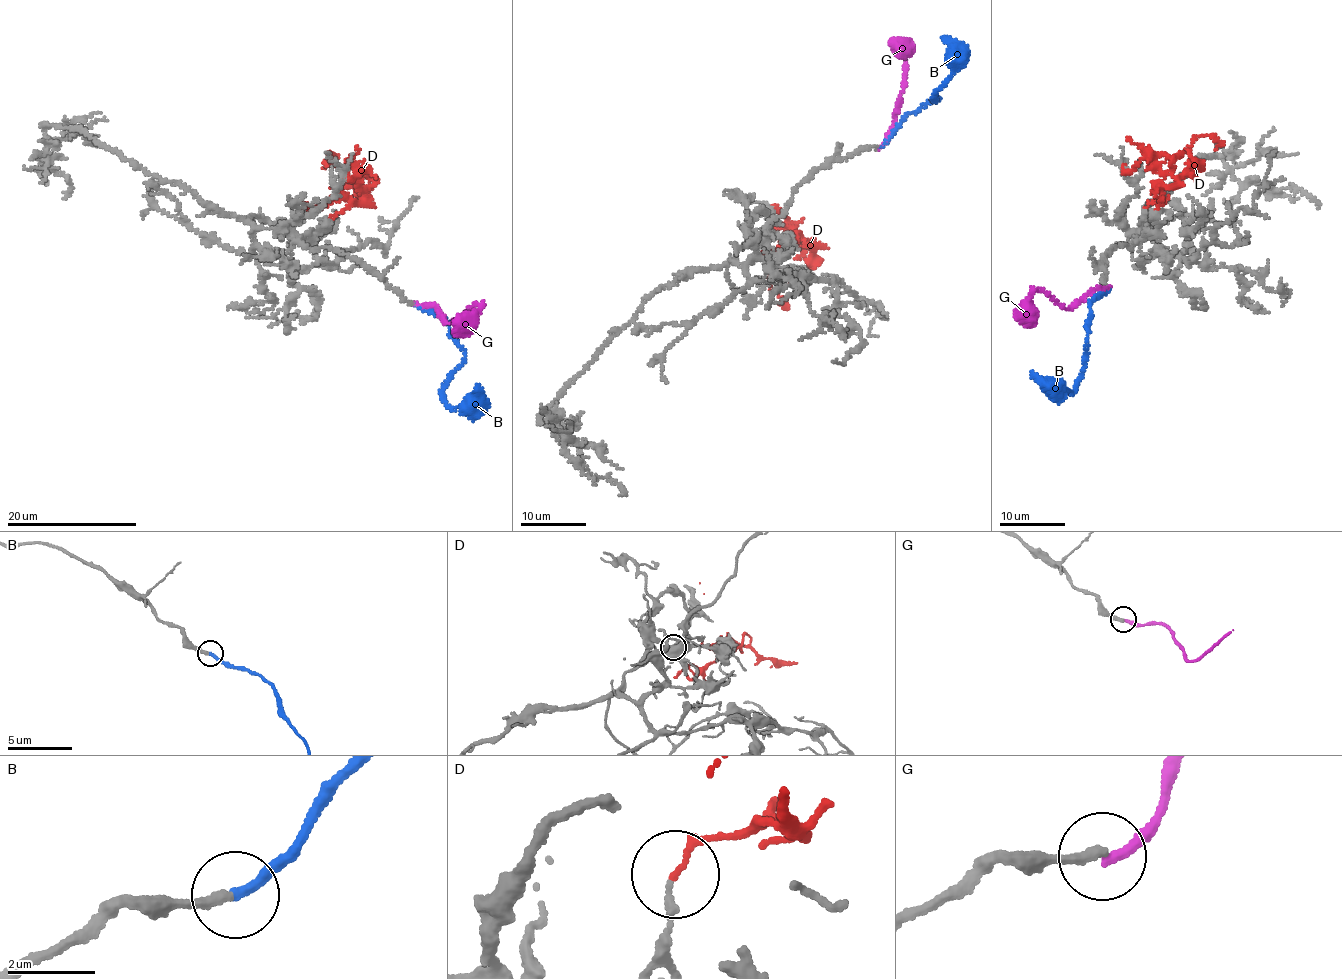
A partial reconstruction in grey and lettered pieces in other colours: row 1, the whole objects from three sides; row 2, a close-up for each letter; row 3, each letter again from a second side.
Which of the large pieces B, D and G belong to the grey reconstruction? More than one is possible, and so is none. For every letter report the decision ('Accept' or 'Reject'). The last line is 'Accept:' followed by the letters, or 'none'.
B: Accept
D: Reject
G: Reject
Accept: B

